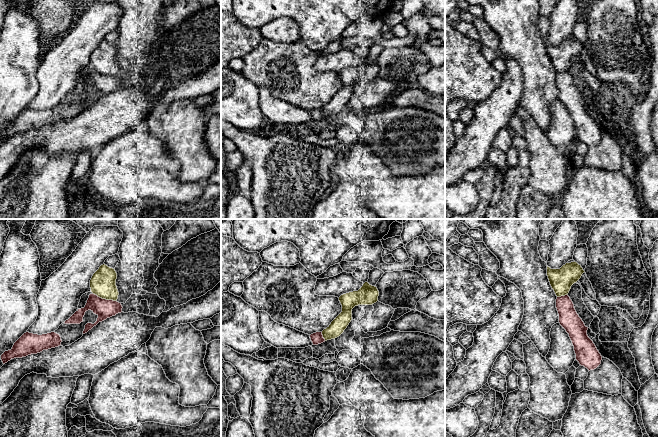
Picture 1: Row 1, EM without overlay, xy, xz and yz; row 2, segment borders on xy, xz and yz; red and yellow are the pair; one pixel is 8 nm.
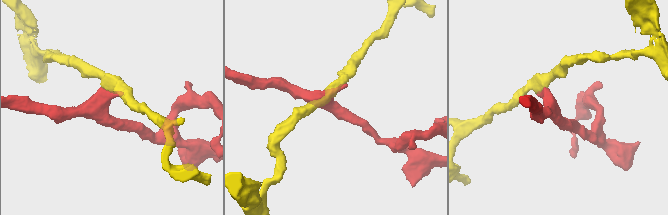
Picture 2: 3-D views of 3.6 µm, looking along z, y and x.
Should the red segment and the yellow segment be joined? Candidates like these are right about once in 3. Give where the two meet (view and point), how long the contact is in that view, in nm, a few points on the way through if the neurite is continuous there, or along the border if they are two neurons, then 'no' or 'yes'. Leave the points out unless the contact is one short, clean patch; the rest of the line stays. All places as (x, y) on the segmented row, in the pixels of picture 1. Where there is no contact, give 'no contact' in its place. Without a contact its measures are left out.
xy (104, 299) | 220 nm | along xy (92, 292), (102, 298), (116, 301) | no

